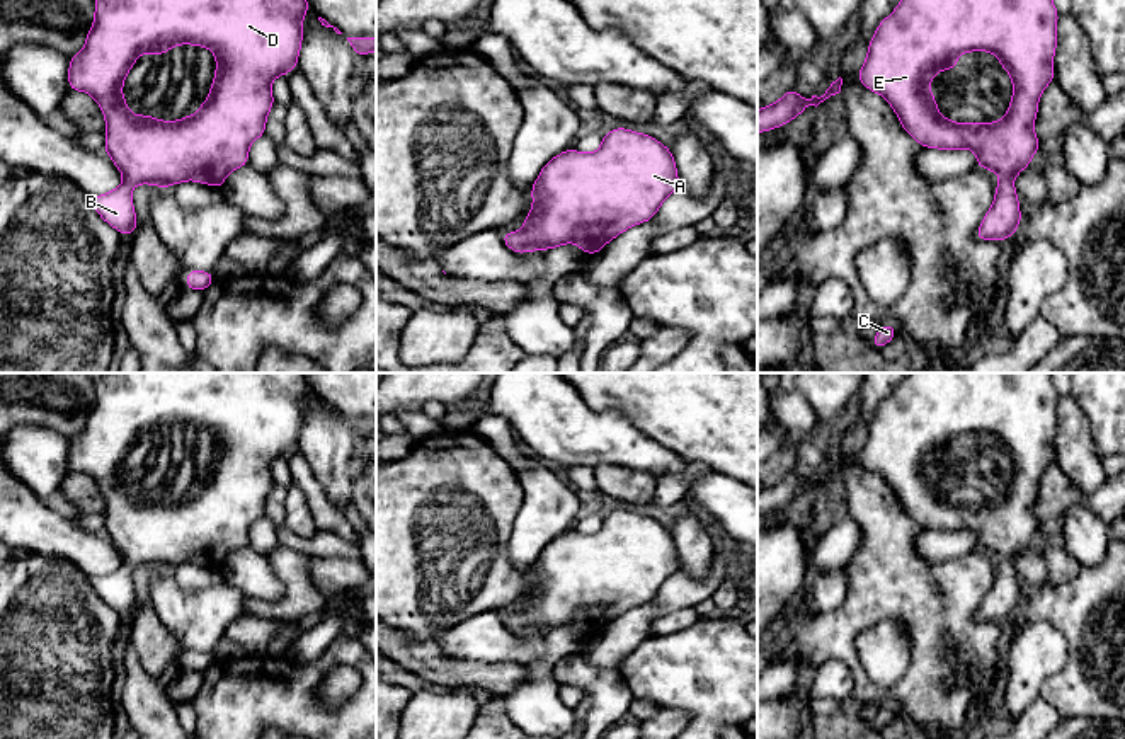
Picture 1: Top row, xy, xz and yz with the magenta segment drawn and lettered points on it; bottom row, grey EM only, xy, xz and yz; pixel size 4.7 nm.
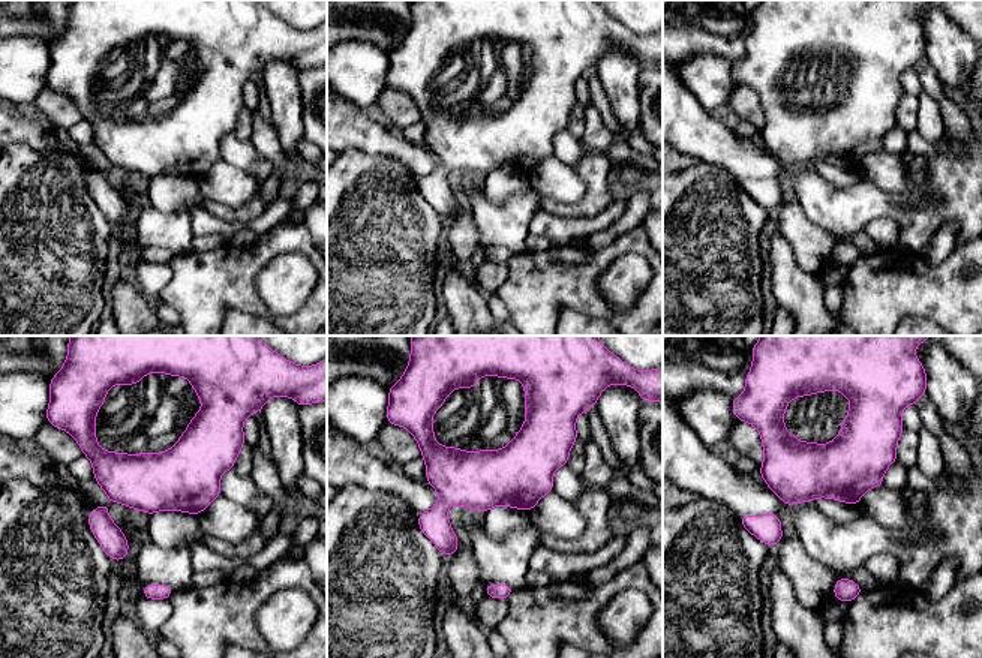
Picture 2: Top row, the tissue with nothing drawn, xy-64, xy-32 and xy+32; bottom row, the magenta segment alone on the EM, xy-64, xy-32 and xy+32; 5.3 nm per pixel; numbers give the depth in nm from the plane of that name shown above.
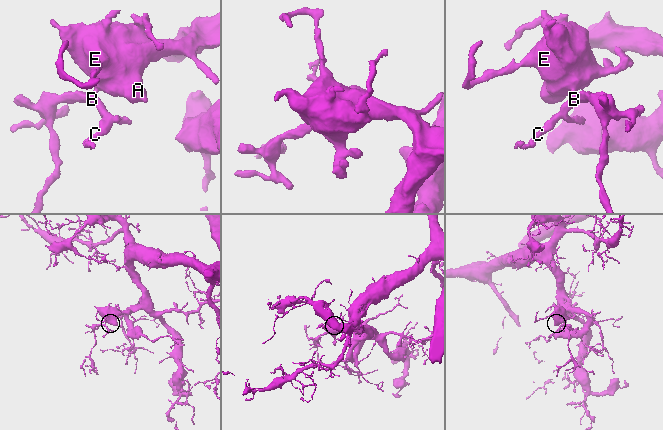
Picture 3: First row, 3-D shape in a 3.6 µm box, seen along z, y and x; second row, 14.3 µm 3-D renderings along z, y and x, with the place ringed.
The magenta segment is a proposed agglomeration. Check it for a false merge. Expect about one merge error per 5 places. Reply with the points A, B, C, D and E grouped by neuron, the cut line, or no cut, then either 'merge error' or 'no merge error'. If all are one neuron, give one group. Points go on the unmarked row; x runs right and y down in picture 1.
A B C D E | no cut | no merge error

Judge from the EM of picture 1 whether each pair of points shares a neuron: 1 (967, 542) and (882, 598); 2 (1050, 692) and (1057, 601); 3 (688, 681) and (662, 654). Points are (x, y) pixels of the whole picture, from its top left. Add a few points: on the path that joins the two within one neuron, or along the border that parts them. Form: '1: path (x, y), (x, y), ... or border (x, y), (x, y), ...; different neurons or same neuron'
1: border (914, 540), (928, 561), (950, 561), (976, 549); different neurons
2: path (1073, 670), (1074, 624); same neuron
3: path (681, 675), (668, 661); same neuron

